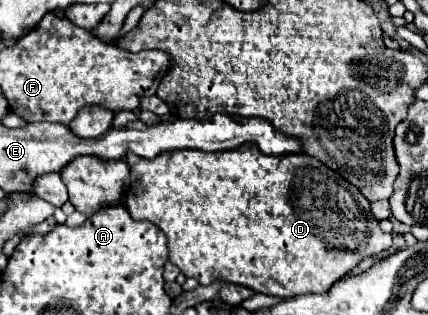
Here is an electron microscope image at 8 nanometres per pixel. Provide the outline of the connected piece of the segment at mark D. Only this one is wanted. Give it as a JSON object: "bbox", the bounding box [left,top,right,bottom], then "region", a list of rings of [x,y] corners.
{"bbox":[125,144,391,296],"region":[[[243,144],[239,148],[227,150],[227,152],[203,152],[203,150],[169,150],[153,160],[139,158],[131,152],[127,152],[125,162],[131,170],[131,186],[125,196],[127,212],[133,220],[149,220],[161,228],[161,232],[167,236],[167,248],[169,248],[169,262],[175,264],[187,278],[199,280],[199,284],[211,284],[217,278],[223,278],[233,284],[247,286],[255,292],[273,294],[273,296],[299,296],[309,292],[327,292],[333,282],[343,278],[347,272],[351,272],[363,258],[373,256],[377,252],[389,250],[391,246],[391,234],[381,232],[377,218],[369,210],[369,200],[363,198],[363,194],[351,186],[343,176],[327,168],[323,162],[319,162],[313,156],[307,154],[281,154],[281,156],[265,156],[257,146]]]}

